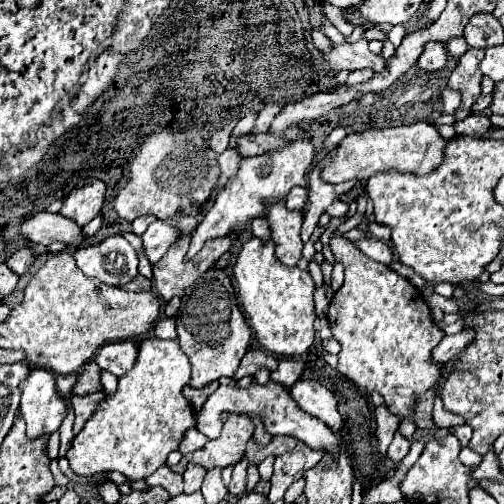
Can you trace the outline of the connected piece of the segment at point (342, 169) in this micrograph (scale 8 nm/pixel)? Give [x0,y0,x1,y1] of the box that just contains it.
[323,121,447,183]

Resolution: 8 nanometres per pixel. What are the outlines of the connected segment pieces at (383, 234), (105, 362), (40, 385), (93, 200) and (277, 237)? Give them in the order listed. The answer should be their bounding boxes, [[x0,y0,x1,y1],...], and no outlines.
[[369,221,391,243],[95,341,139,377],[21,369,67,437],[61,177,105,227],[267,201,303,265]]

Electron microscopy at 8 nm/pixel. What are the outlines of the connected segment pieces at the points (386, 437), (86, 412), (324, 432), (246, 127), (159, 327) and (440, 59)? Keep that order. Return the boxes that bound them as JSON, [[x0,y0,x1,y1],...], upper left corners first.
[[375,405,401,455],[71,391,105,435],[197,381,339,461],[229,113,257,149],[155,317,177,341],[417,43,447,71]]

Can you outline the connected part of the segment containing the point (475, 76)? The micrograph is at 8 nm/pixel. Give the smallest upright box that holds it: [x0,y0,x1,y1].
[447,49,483,121]

